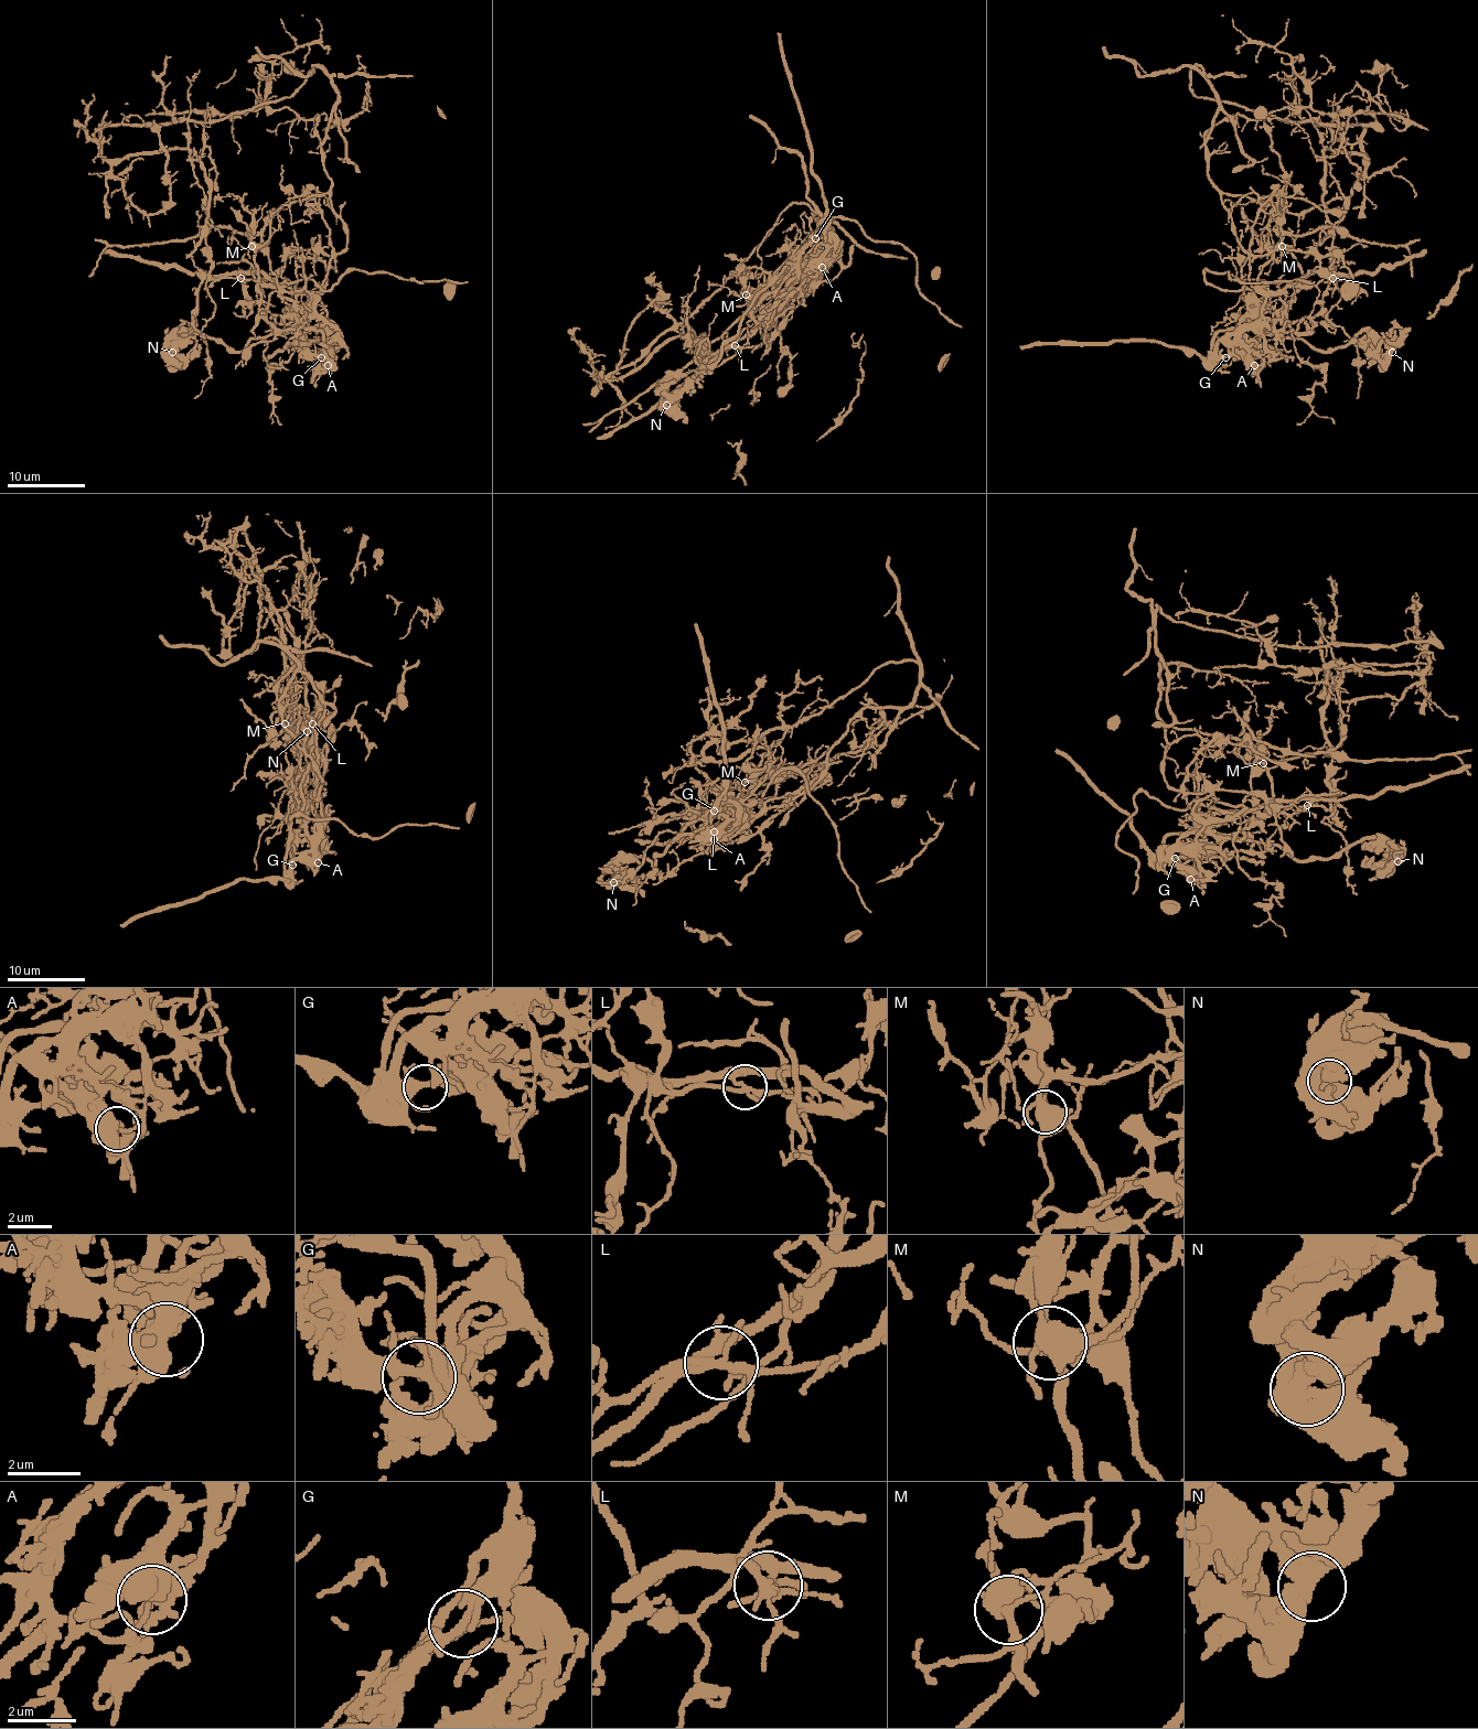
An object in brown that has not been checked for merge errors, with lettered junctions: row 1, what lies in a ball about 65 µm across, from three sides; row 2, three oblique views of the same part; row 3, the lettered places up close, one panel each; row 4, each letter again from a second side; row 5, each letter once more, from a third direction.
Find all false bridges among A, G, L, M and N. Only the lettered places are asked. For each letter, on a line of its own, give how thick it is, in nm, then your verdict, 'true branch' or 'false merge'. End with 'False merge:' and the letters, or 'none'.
A: calibre 550 nm; false merge
G: calibre 240 nm; true branch
L: calibre 220 nm; false merge
M: calibre 170 nm; false merge
N: calibre 550 nm; true branch
False merge: A, L, M

